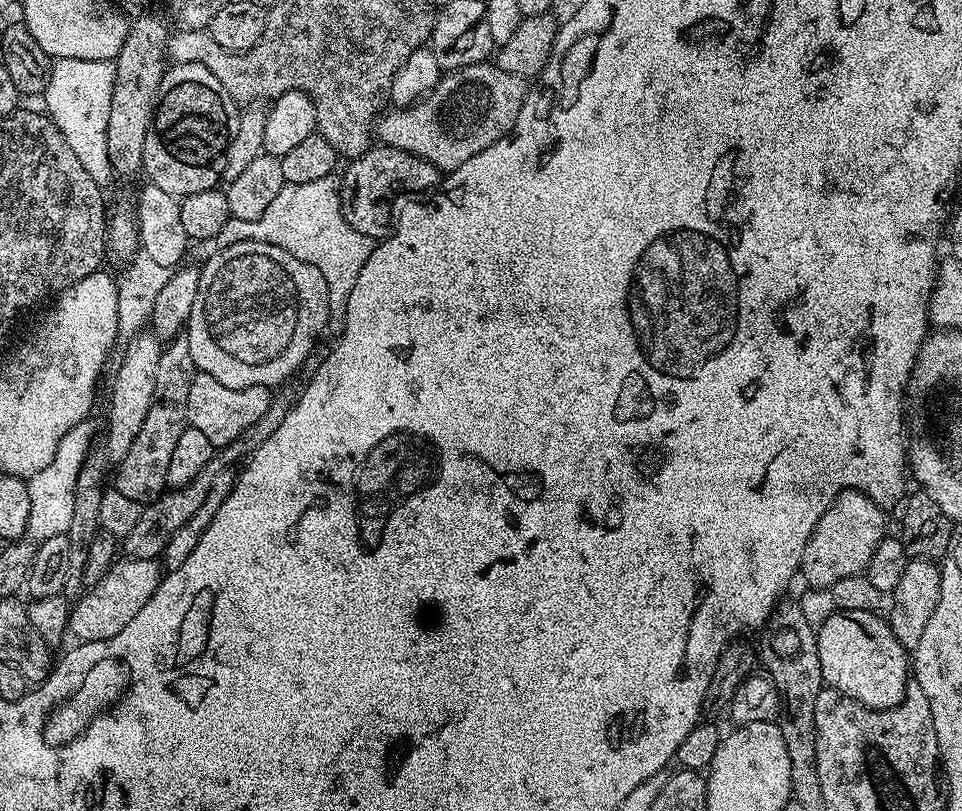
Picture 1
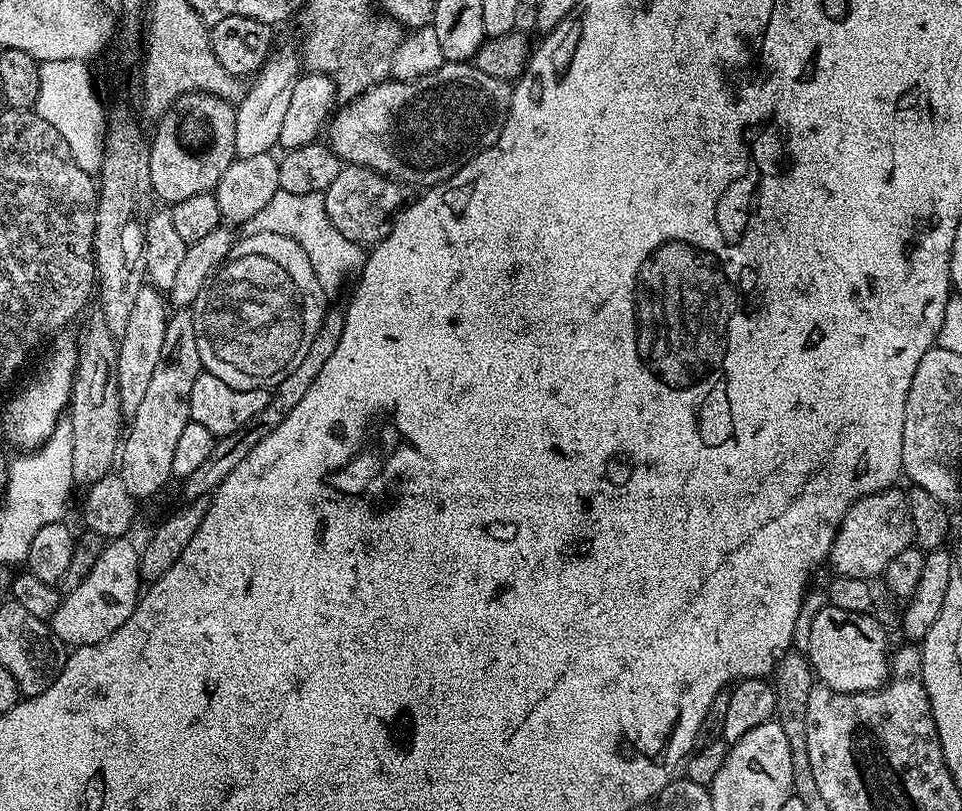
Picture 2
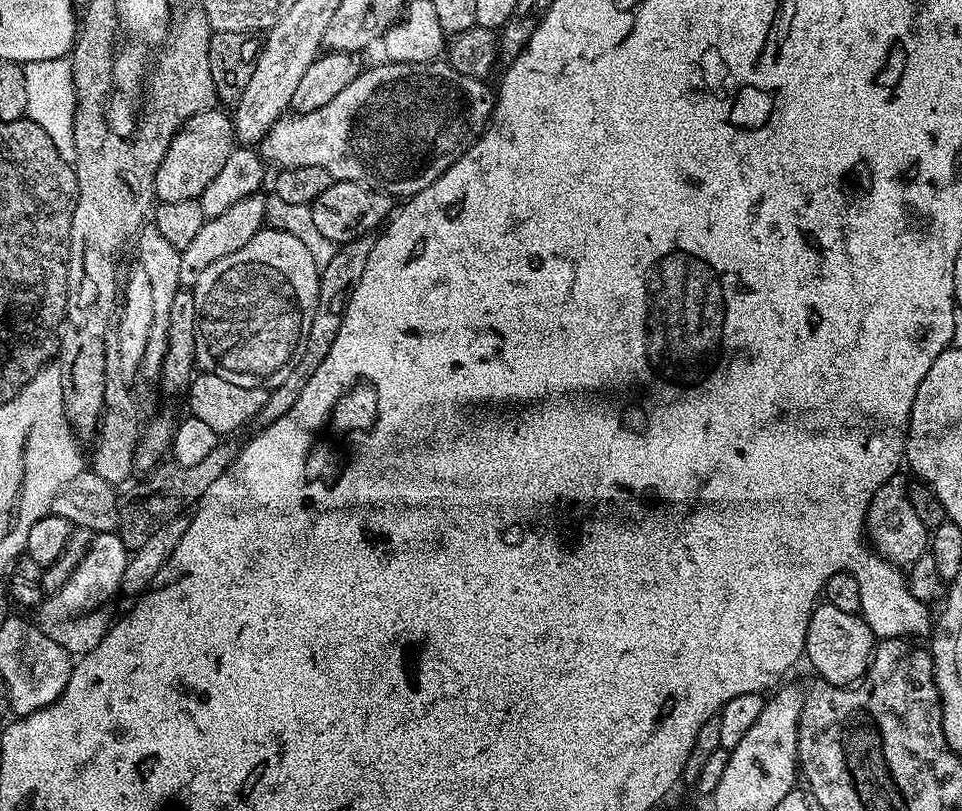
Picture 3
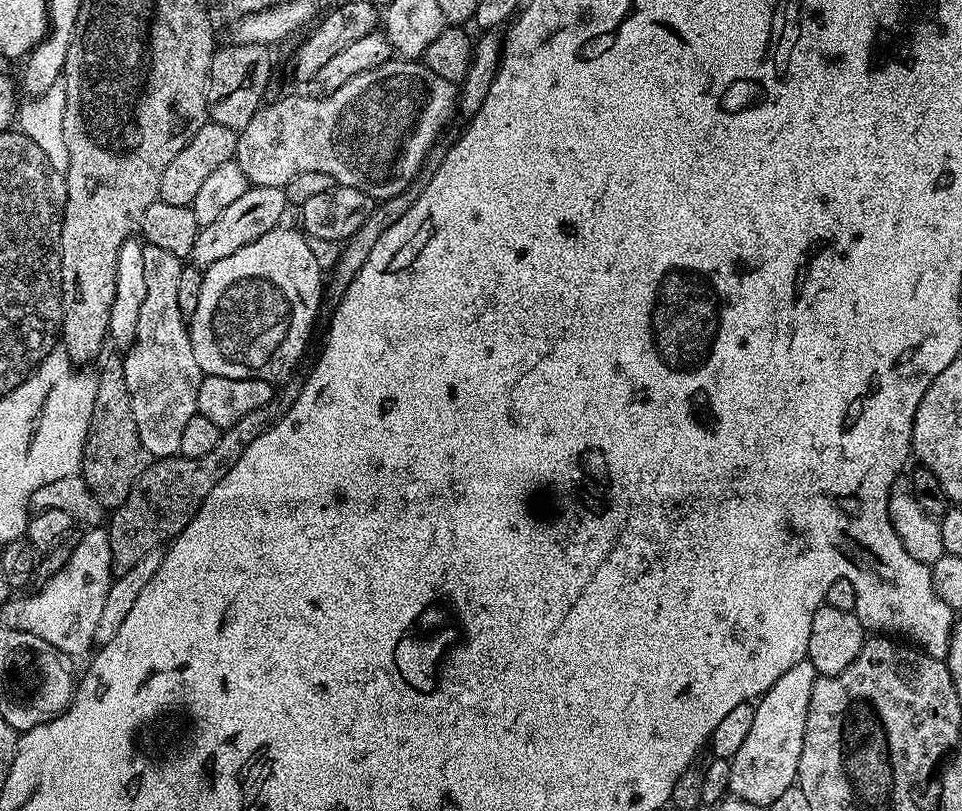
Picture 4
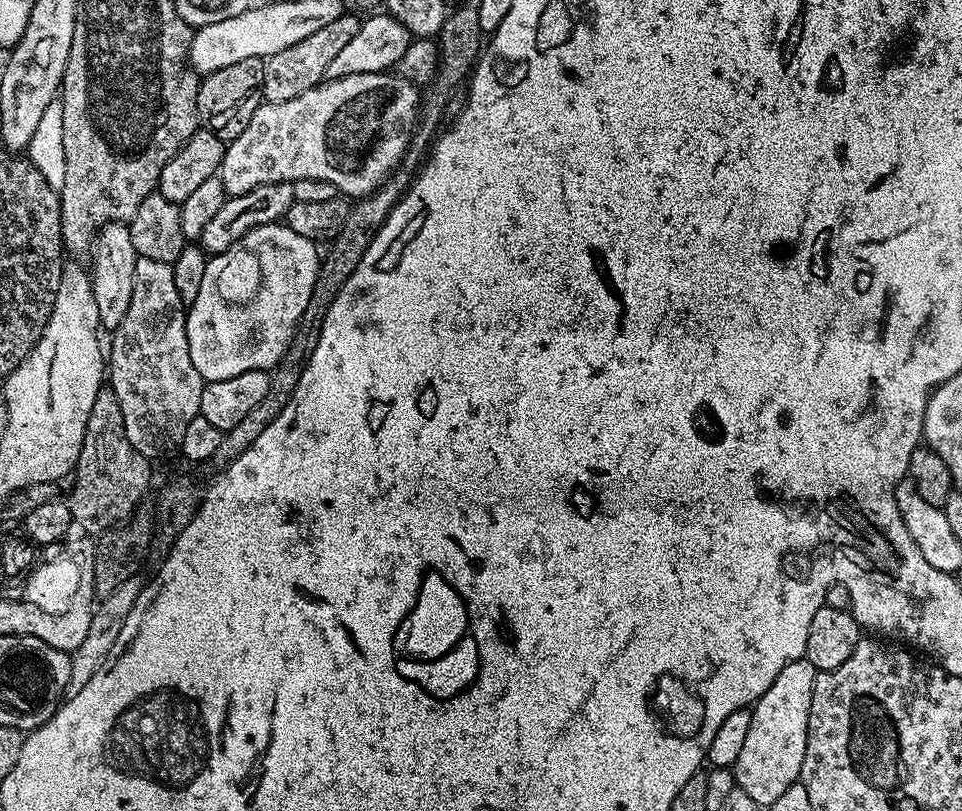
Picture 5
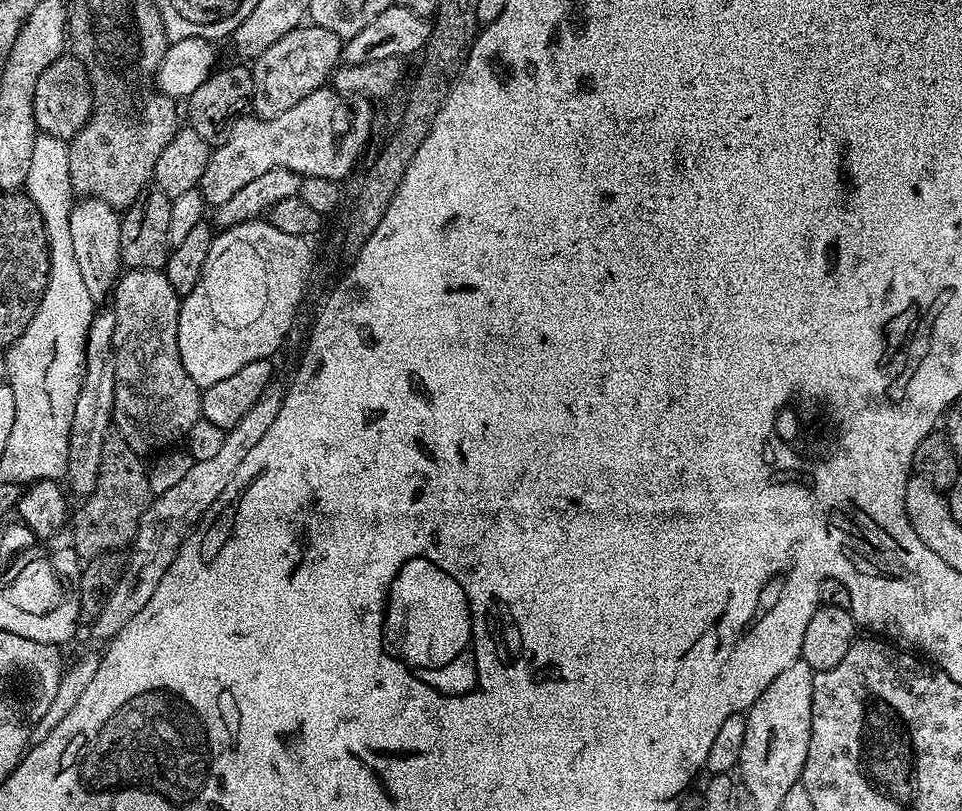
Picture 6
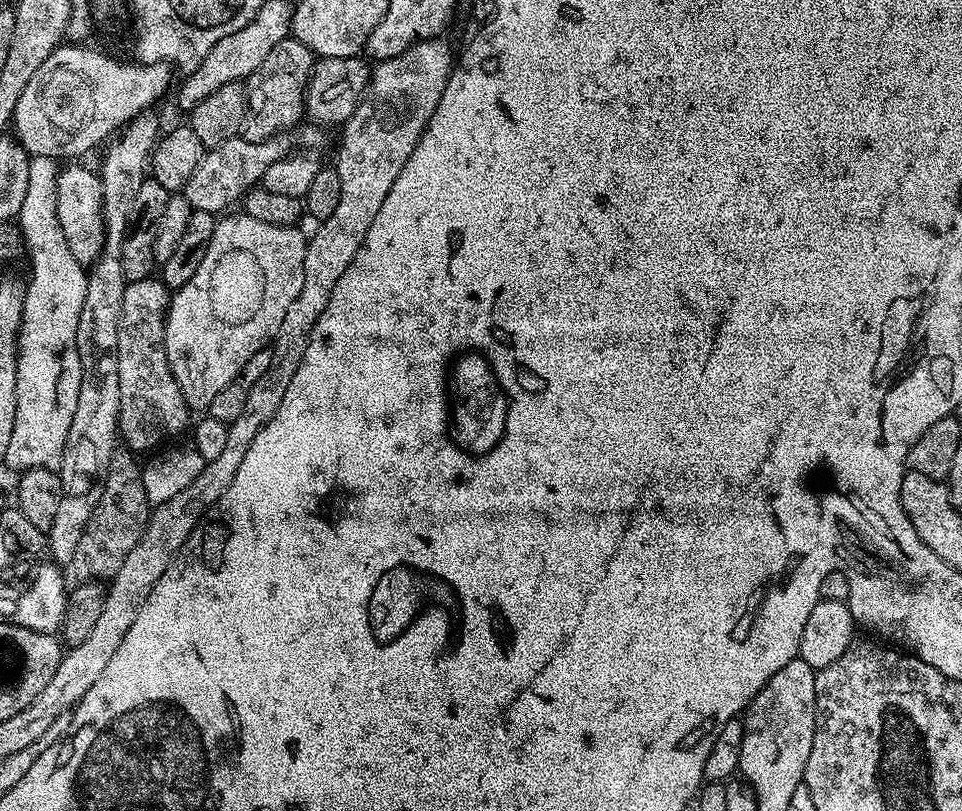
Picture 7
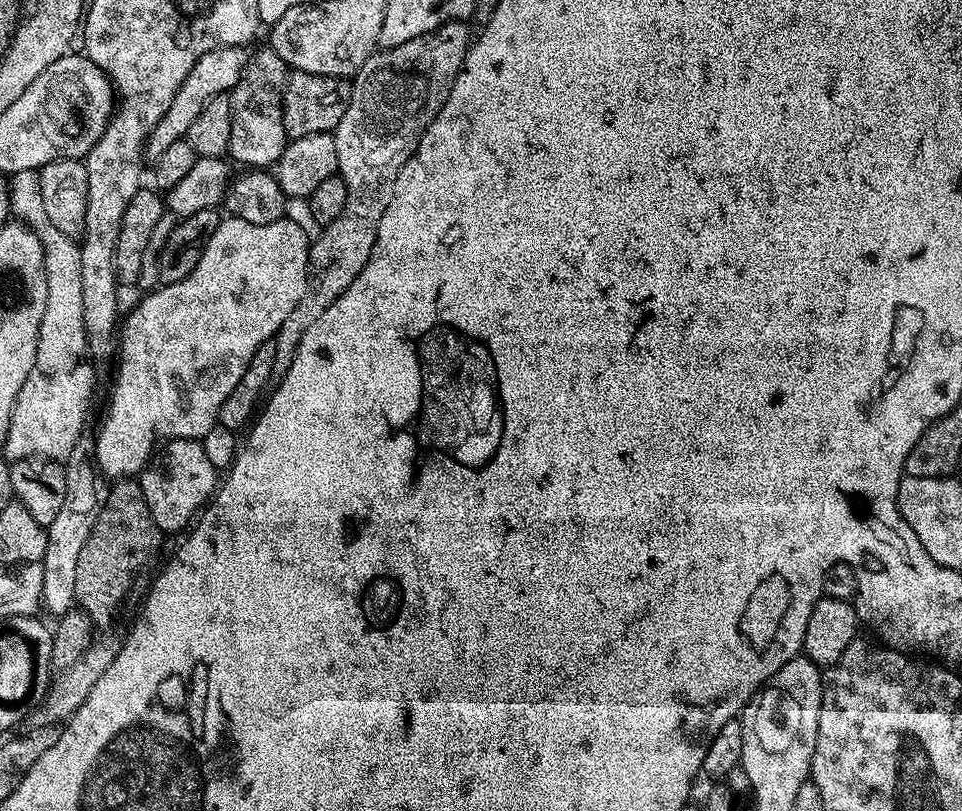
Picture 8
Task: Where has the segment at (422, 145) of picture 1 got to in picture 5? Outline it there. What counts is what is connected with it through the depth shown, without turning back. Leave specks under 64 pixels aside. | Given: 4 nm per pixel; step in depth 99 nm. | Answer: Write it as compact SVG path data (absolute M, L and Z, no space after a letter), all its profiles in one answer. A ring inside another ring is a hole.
M388 72L350 74L346 78L321 82L306 90L306 94L290 98L290 102L261 102L248 119L246 130L227 141L218 173L225 193L228 196L241 196L258 186L302 178L322 178L345 197L369 196L382 187L392 171L400 165L416 130L421 103L422 92L417 85L399 74Z

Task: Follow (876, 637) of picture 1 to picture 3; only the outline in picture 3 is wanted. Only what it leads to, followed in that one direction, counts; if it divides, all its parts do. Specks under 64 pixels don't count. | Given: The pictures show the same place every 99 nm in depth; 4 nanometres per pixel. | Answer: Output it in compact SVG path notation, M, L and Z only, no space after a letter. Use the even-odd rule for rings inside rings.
M826 602L817 603L812 611L810 626L806 630L804 643L806 660L812 663L812 668L819 679L827 684L851 686L864 677L872 662L874 637L872 625L860 614L846 614L846 610L837 610Z

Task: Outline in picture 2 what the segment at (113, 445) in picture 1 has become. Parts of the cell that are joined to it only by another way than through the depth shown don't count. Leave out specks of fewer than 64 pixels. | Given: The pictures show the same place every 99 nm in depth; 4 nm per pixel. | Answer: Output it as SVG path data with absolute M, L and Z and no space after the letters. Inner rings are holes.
M145 286L138 290L138 299L134 301L134 311L130 314L130 322L126 322L126 334L118 338L118 362L116 363L116 377L118 378L118 398L120 411L130 418L138 410L150 377L158 367L158 357L162 355L162 341L166 334L166 322L170 315L166 296L155 286Z

